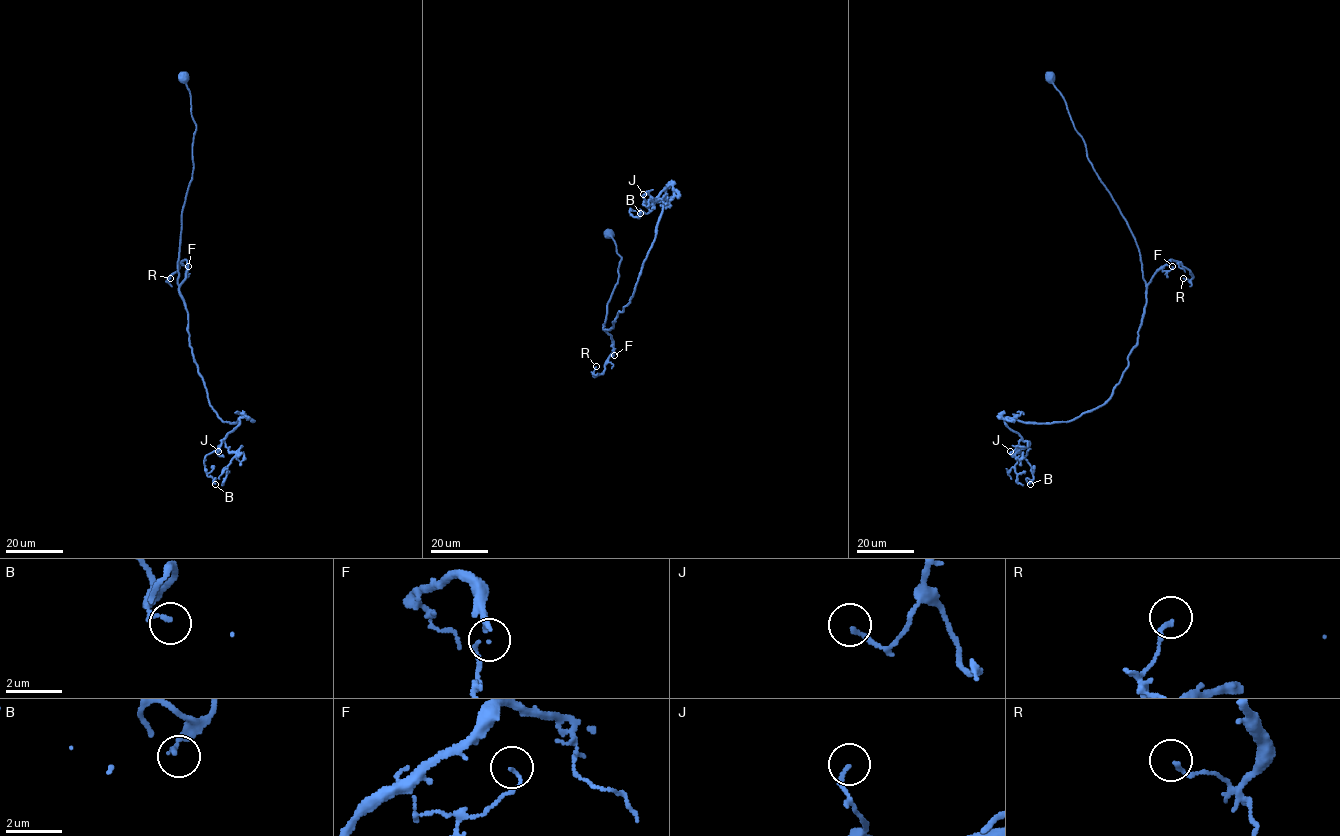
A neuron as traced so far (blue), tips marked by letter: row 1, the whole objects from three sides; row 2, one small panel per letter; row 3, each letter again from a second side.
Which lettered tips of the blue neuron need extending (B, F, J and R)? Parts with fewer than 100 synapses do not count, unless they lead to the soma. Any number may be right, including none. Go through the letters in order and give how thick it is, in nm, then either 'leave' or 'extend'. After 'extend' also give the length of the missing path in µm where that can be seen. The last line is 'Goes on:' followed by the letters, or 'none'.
B: 160 nm thick; leave
F: 80 nm thick; leave
J: 150 nm thick; leave
R: 150 nm thick; leave
Goes on: none

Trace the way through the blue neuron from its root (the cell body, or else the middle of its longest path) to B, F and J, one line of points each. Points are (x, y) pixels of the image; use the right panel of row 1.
B: (1051, 77), (1135, 240), (1146, 304), (1137, 343), (1104, 403), (1066, 421), (1004, 419), (1030, 442), (1030, 484)
F: (1051, 77), (1074, 129), (1085, 143), (1088, 160), (1135, 240), (1146, 285), (1158, 270), (1169, 271), (1172, 266)
J: (1051, 77), (1135, 240), (1146, 304), (1137, 343), (1112, 395), (1066, 421), (1005, 418), (1021, 437), (1010, 451)

